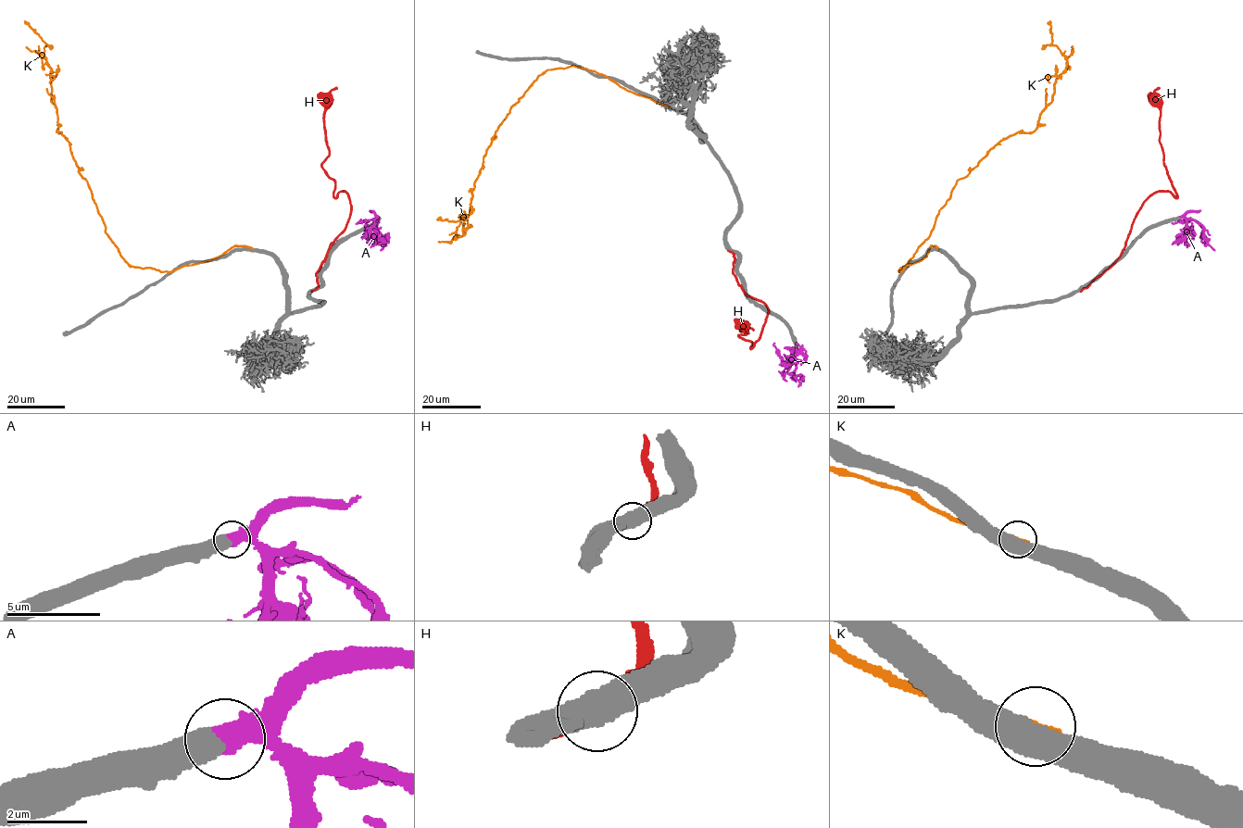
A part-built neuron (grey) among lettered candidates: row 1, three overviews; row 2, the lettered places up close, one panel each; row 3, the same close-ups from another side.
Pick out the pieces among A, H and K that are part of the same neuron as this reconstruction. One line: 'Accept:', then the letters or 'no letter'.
Accept: A

